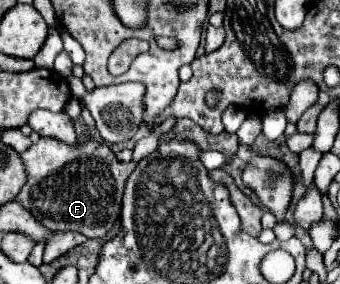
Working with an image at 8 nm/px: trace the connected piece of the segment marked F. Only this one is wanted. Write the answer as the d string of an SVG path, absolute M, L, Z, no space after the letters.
M40 138L20 154L28 180L16 200L40 220L48 230L76 230L88 238L104 238L120 218L122 192L136 162L122 164L108 144L94 140L68 146L60 140Z

